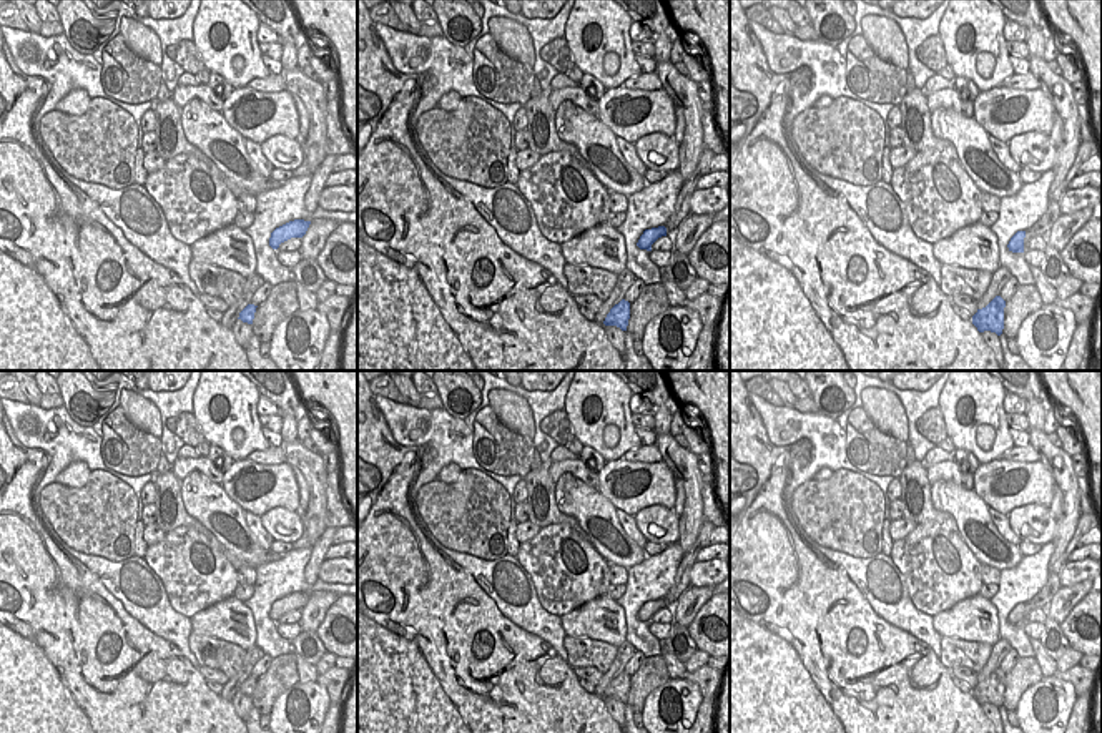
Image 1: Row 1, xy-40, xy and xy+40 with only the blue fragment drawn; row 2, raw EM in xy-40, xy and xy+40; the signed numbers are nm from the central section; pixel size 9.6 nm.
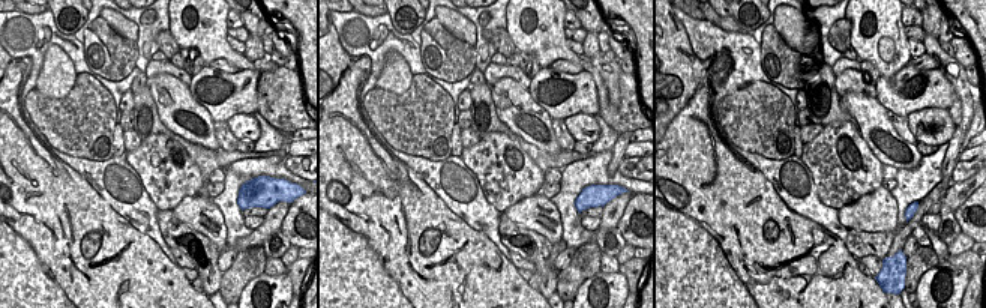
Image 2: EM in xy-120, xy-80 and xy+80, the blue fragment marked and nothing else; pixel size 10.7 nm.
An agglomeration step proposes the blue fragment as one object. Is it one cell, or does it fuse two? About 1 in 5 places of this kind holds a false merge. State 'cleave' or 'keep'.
keep

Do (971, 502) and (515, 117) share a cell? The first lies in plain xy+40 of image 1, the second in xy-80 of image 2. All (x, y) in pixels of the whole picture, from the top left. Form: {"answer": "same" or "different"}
{"answer": "same"}

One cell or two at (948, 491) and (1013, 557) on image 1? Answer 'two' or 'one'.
one

